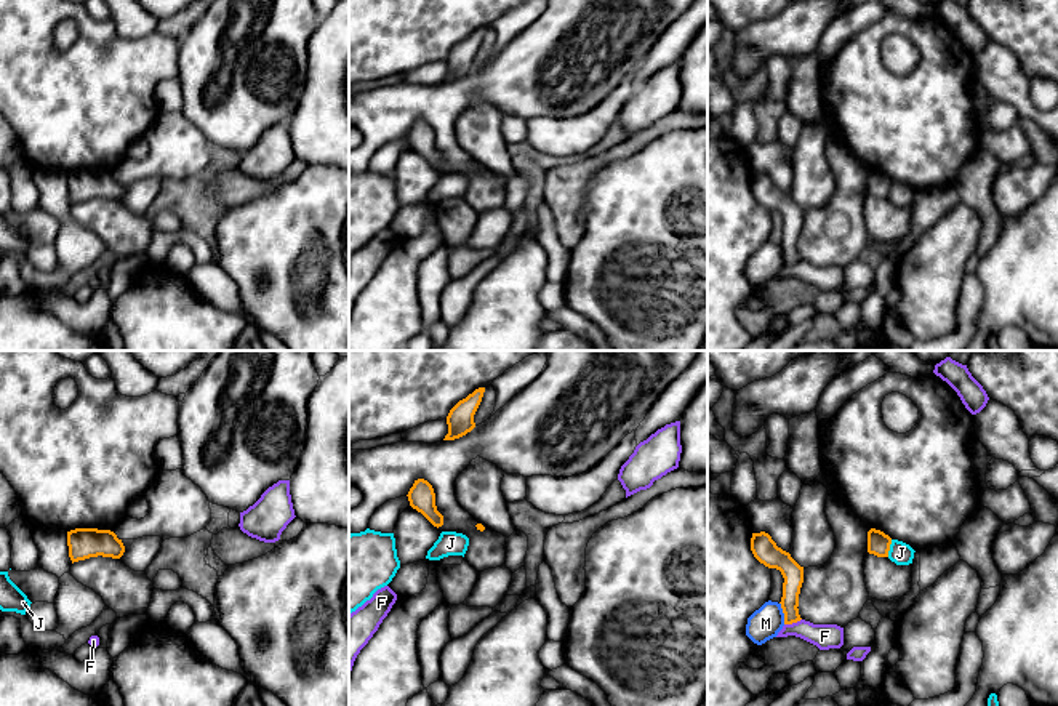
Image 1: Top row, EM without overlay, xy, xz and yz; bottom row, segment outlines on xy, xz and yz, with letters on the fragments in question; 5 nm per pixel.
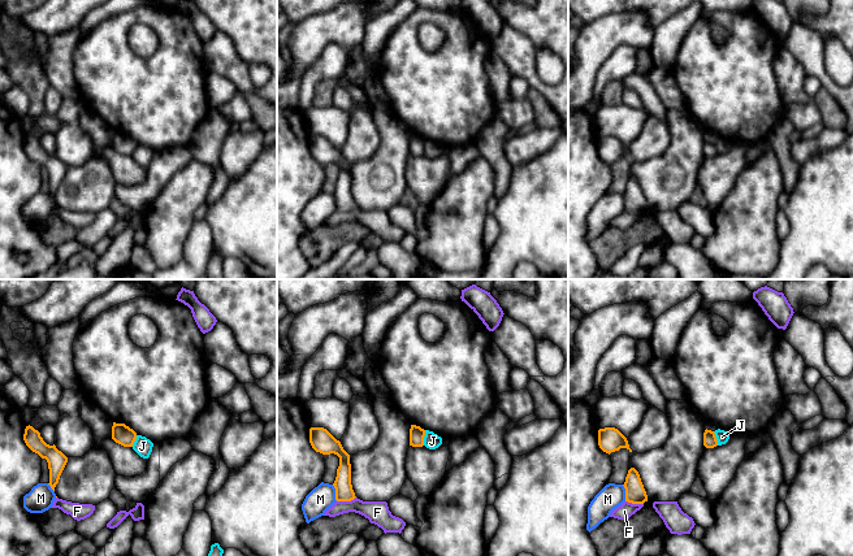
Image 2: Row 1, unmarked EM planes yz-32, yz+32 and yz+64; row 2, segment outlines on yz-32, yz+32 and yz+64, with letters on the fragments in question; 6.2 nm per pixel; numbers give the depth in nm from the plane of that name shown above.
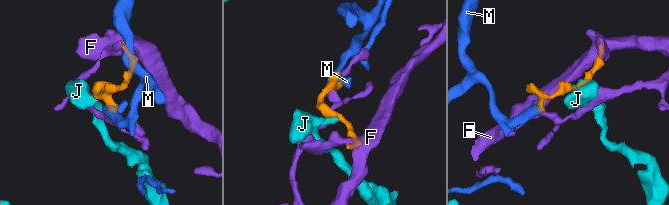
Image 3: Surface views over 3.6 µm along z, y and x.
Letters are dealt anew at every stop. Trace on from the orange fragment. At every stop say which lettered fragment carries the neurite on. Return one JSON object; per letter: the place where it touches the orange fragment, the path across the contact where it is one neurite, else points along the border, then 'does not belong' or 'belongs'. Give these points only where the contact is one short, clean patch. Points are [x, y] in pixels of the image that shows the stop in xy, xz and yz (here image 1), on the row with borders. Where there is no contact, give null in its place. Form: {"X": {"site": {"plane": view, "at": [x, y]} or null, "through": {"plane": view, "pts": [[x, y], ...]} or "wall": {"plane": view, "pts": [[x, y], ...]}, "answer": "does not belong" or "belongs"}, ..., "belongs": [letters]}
{"F": {"site": {"plane": "yz", "at": [793, 621]}, "answer": "does not belong"}, "J": {"site": {"plane": "yz", "at": [889, 548]}, "wall": {"plane": "yz", "pts": [[892, 540], [887, 556]]}, "answer": "does not belong"}, "M": {"site": {"plane": "yz", "at": [783, 612]}, "wall": {"plane": "yz", "pts": [[780, 602], [785, 623]]}, "answer": "does not belong"}, "belongs": []}

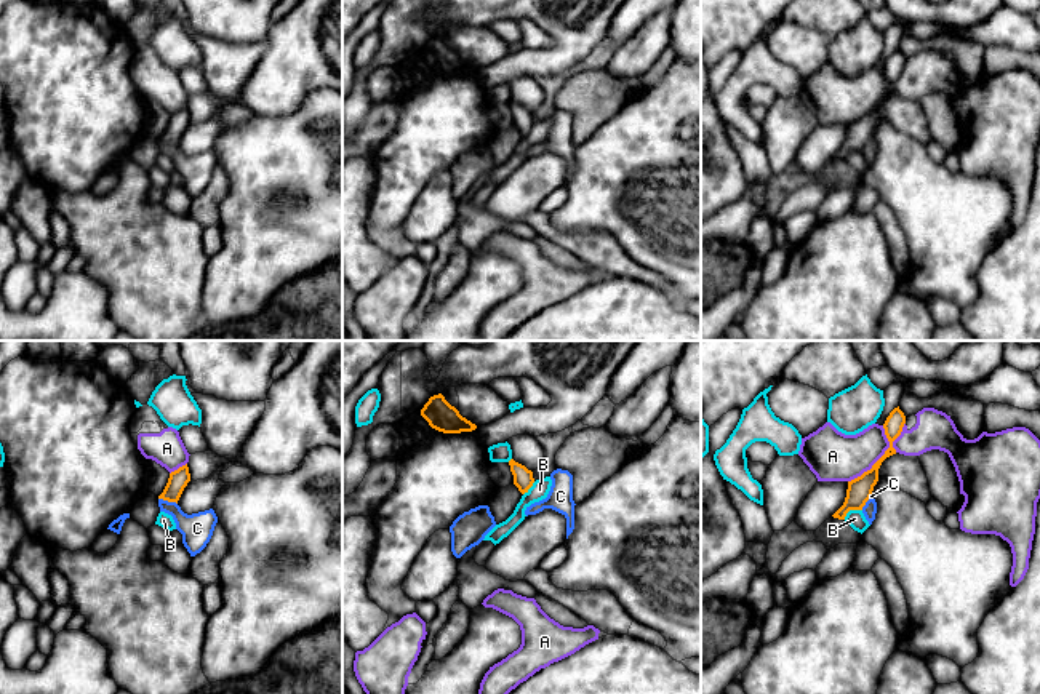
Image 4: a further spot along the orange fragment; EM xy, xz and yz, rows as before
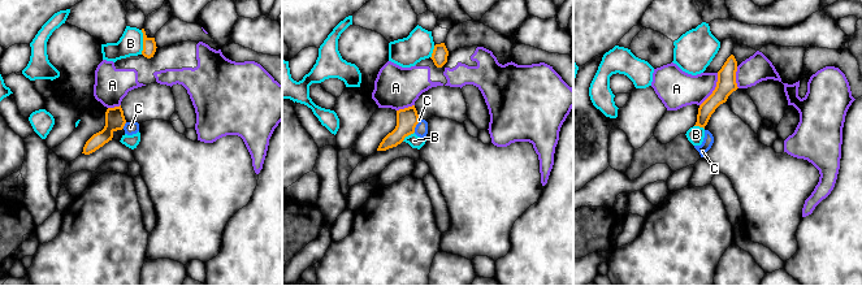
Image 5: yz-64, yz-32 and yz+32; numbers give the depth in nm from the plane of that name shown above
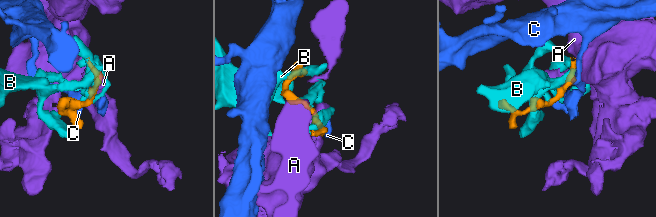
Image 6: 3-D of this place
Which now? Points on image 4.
{"A": {"site": {"plane": "yz", "at": [882, 456]}, "wall": {"plane": "yz", "pts": [[904, 422], [900, 435], [885, 453], [869, 469], [848, 482]]}, "answer": "does not belong"}, "B": {"site": {"plane": "yz", "at": [852, 509]}, "answer": "does not belong"}, "C": {"site": {"plane": "xy", "at": [168, 501]}, "wall": {"plane": "xy", "pts": [[159, 498], [176, 504]]}, "answer": "does not belong"}, "belongs": []}

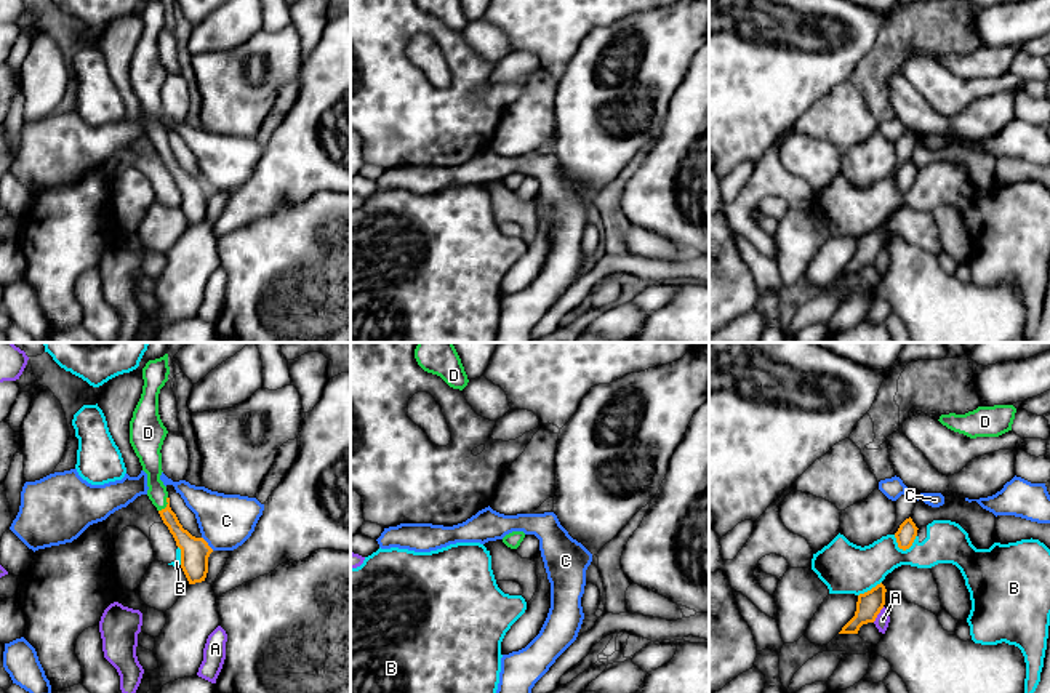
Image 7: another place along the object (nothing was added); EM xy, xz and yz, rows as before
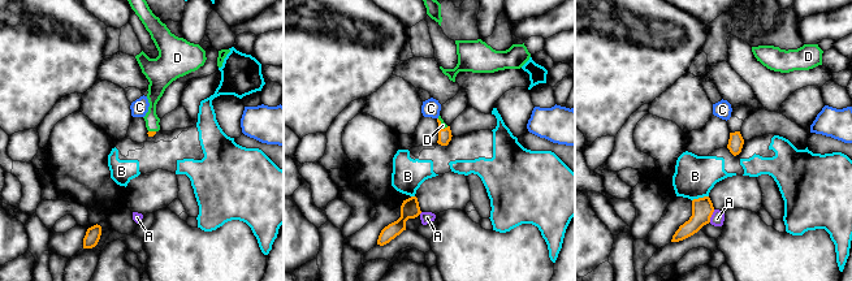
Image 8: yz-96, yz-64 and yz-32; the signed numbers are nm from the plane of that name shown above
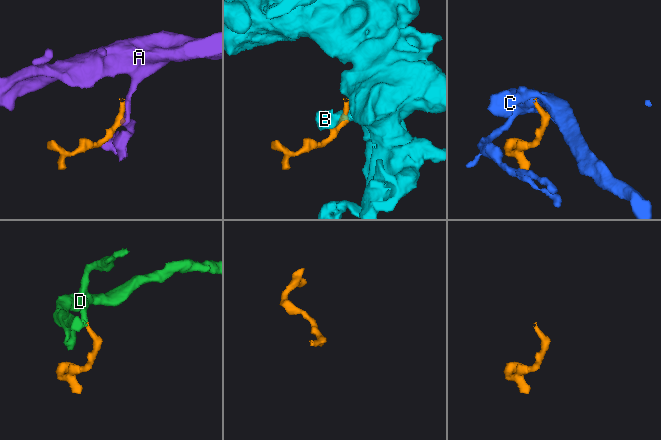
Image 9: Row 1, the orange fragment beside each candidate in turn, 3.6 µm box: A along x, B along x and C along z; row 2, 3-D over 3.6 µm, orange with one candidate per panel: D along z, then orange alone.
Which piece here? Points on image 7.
{"A": {"site": {"plane": "yz", "at": [877, 613]}, "wall": {"plane": "yz", "pts": [[884, 607], [873, 621]]}, "answer": "does not belong"}, "B": {"site": {"plane": "yz", "at": [905, 549]}, "wall": {"plane": "yz", "pts": [[916, 535], [914, 541], [905, 549], [898, 546], [893, 536]]}, "answer": "does not belong"}, "C": {"site": {"plane": "xy", "at": [207, 543]}, "answer": "does not belong"}, "D": {"site": {"plane": "xy", "at": [167, 504]}, "through": {"plane": "xy", "pts": [[191, 548], [170, 520], [167, 504], [157, 493], [151, 458]]}, "answer": "belongs"}, "belongs": ["D"]}

